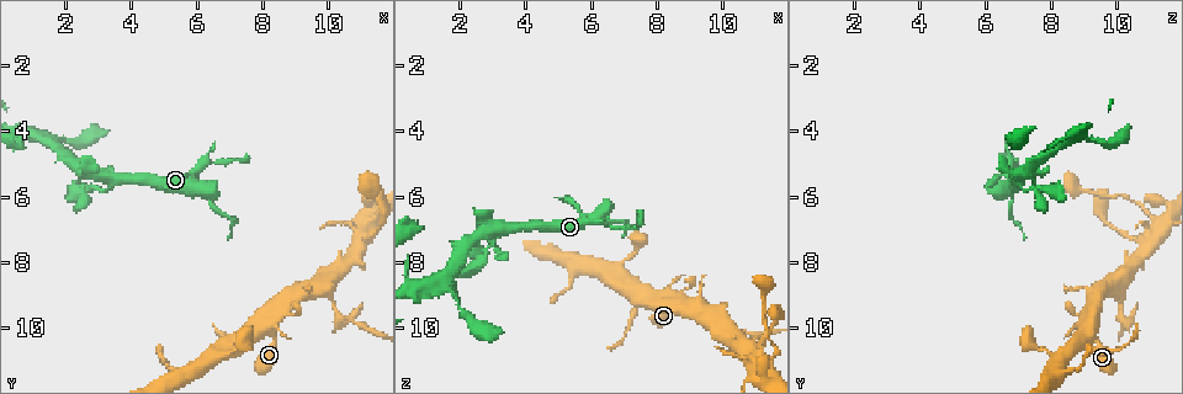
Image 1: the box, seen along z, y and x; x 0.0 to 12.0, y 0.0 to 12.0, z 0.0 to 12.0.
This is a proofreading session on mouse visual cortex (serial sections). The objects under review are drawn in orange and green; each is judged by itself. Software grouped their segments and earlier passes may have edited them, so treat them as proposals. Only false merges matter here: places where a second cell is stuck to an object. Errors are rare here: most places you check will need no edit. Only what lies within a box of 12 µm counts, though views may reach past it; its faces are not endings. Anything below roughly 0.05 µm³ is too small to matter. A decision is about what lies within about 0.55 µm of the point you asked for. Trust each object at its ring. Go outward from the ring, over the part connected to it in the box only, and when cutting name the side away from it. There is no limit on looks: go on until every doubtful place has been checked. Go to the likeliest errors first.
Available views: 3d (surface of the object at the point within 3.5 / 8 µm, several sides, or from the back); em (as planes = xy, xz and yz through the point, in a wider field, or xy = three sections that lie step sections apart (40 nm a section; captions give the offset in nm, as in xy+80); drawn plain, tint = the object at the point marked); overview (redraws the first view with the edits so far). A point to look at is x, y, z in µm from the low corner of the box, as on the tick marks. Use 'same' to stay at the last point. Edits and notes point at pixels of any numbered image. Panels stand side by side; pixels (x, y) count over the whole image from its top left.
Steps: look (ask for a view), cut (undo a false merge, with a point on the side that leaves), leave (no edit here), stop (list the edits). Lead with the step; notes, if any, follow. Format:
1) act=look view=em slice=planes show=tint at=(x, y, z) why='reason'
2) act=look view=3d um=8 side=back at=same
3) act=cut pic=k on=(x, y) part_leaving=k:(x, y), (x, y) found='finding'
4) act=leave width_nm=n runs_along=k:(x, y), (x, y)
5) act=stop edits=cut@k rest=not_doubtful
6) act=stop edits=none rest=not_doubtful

act=look view=3d um=8 at=(10.3, 9.9, 10.3) why='sharp bend'

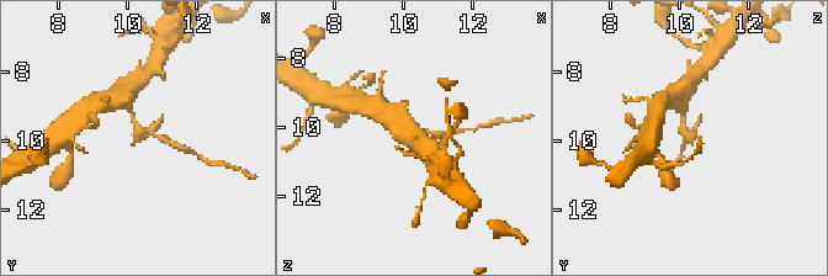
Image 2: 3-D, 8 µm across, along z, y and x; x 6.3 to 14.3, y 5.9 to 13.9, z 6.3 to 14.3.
act=look view=3d um=3.5 at=(10.2, 9.9, 10.2) why='closer look'

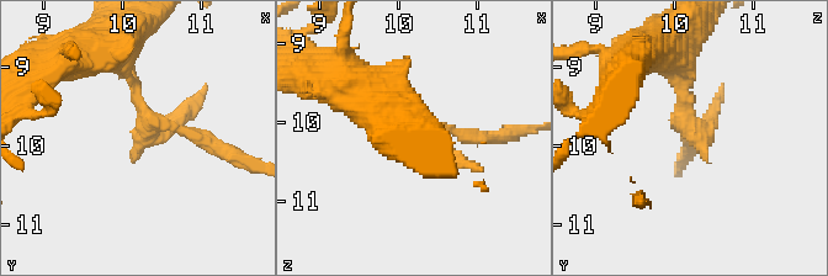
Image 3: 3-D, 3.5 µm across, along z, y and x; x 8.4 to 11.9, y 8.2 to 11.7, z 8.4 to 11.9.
act=leave runs_along=3:(394, 129), (474, 168) found='all the same cell'

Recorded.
act=look view=3d um=3.5 at=(2.6, 5.3, 7.2) why='four arms meet'

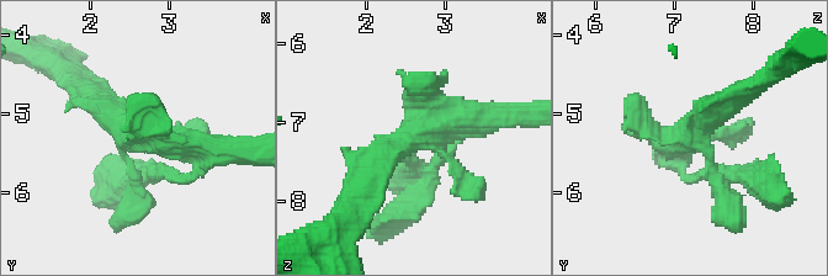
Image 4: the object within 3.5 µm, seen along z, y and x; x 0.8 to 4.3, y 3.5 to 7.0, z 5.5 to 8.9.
act=look view=em slice=xy step=2 show=tint at=(2.55, 5.25, 7.20)

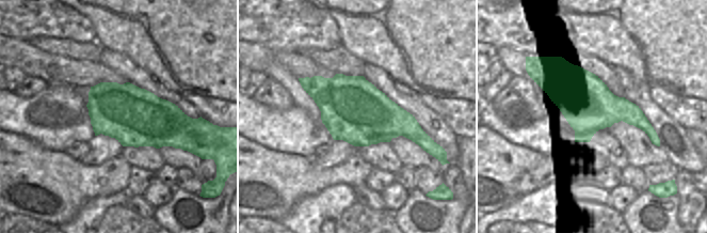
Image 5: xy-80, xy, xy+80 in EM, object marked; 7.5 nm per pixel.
act=leave runs_along=5:(540, 74), (593, 107), (631, 113), (657, 142) found='one cell here'

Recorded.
act=look view=3d um=3.5 at=(2.6, 5.9, 7.5) why='abrupt turn'

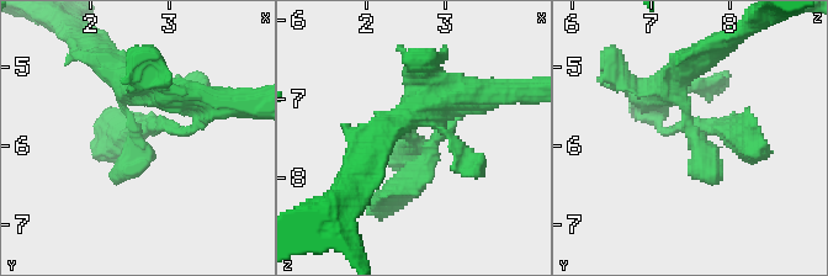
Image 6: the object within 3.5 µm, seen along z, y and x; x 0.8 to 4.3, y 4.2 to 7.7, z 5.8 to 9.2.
act=look view=em slice=xy step=3 show=plain at=(2.55, 5.90, 7.60) why='now the EM'

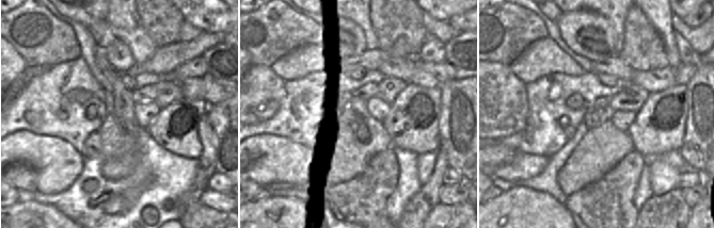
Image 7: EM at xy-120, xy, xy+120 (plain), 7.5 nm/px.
act=look view=em slice=xy step=3 show=tint at=same

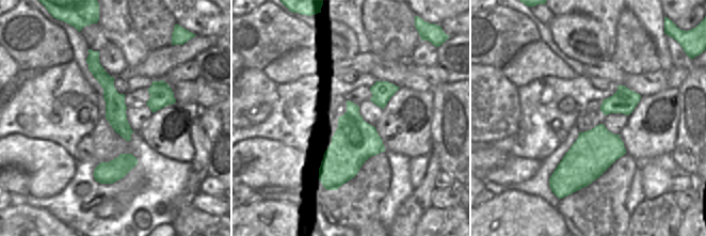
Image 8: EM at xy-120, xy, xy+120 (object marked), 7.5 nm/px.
act=leave runs_along=8:(91, 53), (128, 137) found='one cell here'

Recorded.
act=stop edits=none rest=not_doubtful

